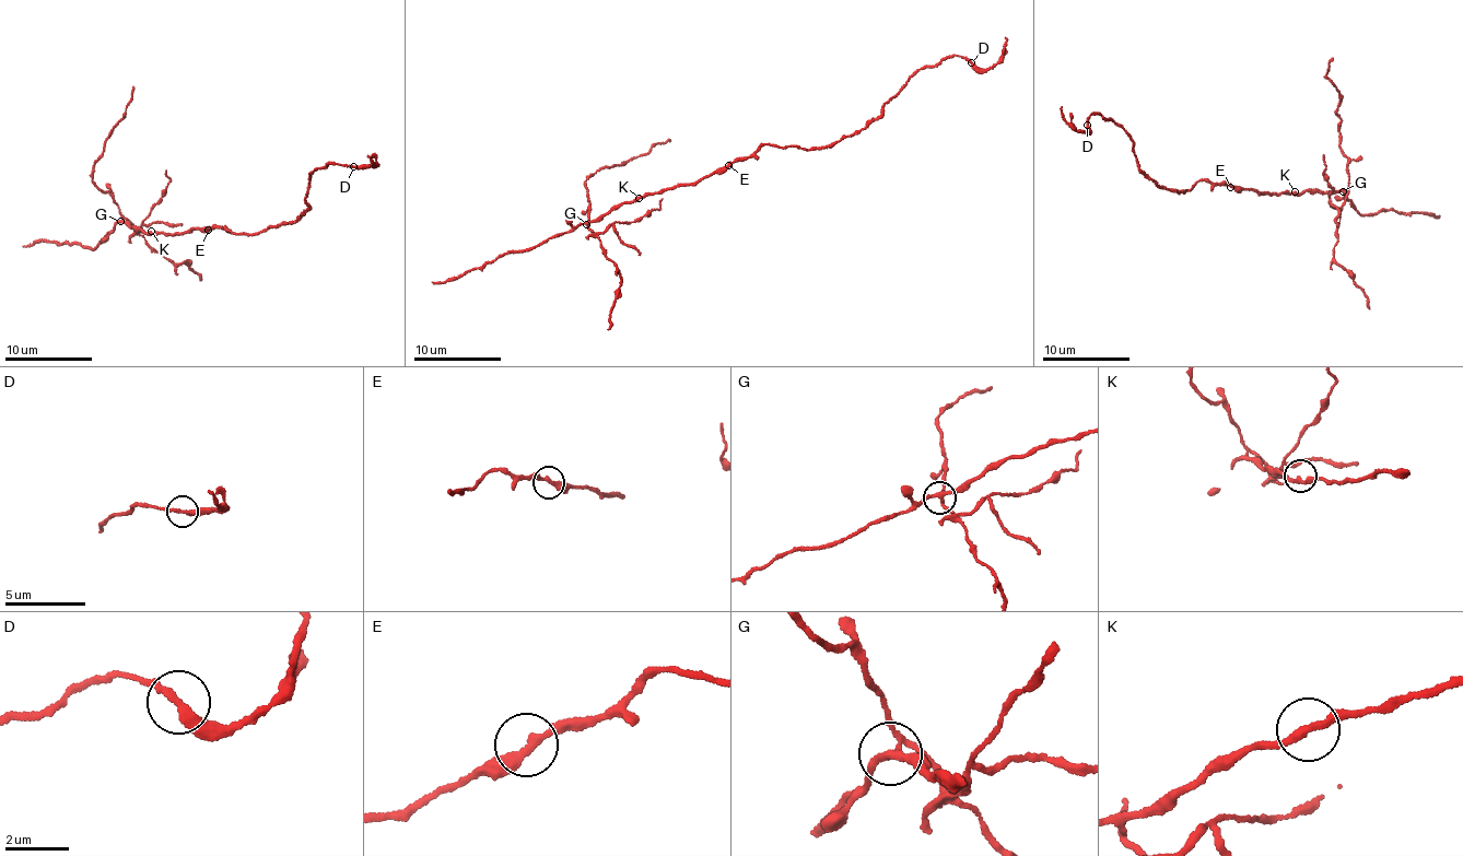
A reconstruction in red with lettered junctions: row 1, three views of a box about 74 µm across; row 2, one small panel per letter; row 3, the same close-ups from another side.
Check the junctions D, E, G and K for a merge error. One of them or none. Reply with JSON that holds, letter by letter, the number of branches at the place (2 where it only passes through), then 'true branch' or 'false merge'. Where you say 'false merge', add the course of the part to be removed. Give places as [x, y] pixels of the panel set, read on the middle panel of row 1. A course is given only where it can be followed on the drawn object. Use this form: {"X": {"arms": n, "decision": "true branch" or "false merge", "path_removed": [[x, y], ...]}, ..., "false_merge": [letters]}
{"D": {"arms": 2, "decision": "true branch"}, "E": {"arms": 2, "decision": "true branch"}, "G": {"arms": 4, "decision": "false merge", "path_removed": [[587, 224], [589, 207], [586, 188], [592, 174], [671, 141]]}, "K": {"arms": 2, "decision": "true branch"}, "false_merge": ["G"]}

